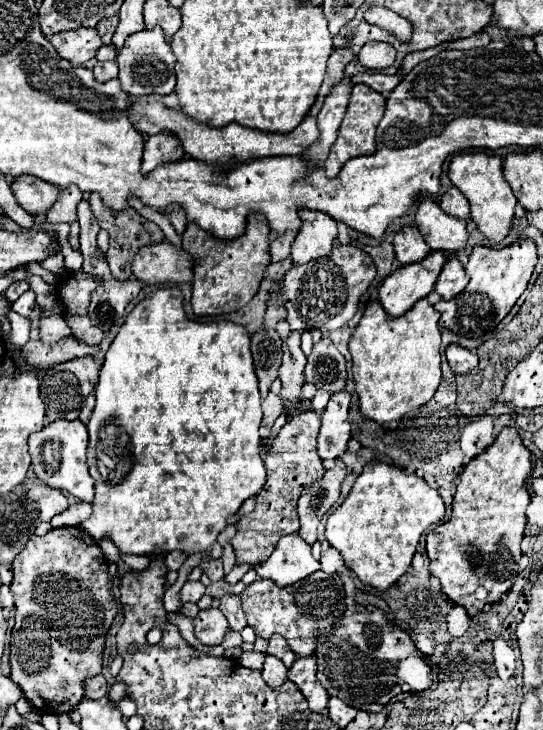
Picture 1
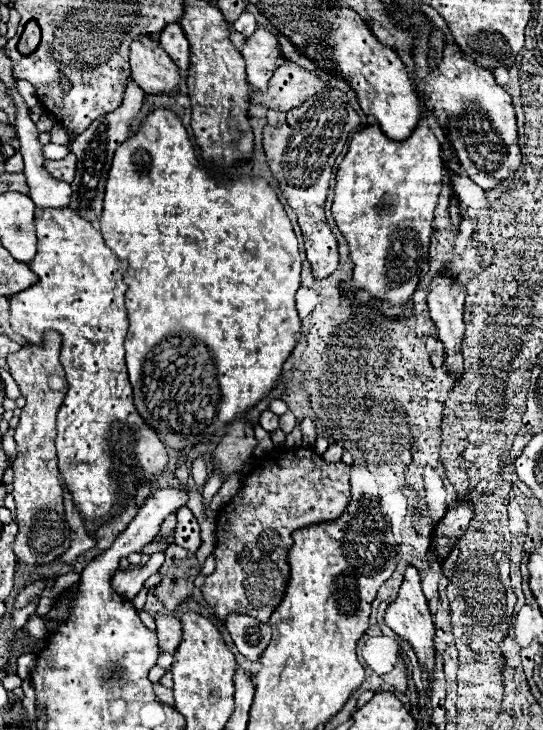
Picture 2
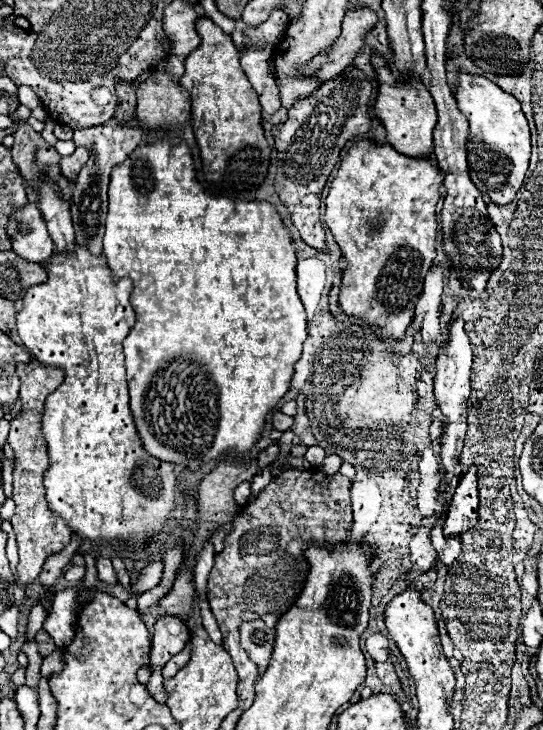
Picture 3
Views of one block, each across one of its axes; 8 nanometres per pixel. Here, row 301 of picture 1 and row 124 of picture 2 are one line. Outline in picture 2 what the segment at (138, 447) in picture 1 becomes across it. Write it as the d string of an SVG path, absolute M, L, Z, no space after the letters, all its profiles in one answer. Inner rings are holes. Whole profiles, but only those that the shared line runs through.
M158 108L144 118L140 130L132 136L132 140L126 140L114 154L114 162L106 182L100 232L104 236L106 246L116 254L116 258L128 262L128 272L124 274L124 282L128 284L126 310L130 318L130 328L128 328L124 348L126 348L126 366L134 388L134 404L138 414L144 418L146 424L150 424L156 430L160 440L172 450L180 452L196 446L198 442L212 442L218 436L218 432L226 428L228 422L236 420L238 414L252 410L260 400L264 400L274 390L274 384L282 374L282 366L296 346L296 332L300 332L302 322L294 306L294 294L300 282L302 258L298 252L298 240L292 232L292 224L290 224L290 218L286 216L284 206L280 204L276 192L268 186L266 180L240 176L234 182L221 182L220 186L215 179L210 178L202 170L180 118L170 110Z

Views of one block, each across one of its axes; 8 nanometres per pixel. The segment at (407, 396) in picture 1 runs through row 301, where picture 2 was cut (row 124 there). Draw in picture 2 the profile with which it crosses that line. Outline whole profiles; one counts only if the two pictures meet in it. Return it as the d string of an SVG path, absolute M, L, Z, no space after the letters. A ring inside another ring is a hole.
M420 120L418 128L404 142L394 142L386 138L378 124L354 134L354 138L348 144L348 152L336 172L334 202L330 208L336 226L340 228L350 246L350 260L354 262L354 290L370 292L372 298L376 298L380 304L406 308L428 264L432 218L438 194L442 190L442 178L444 160L440 156L440 142L430 132L426 120Z

